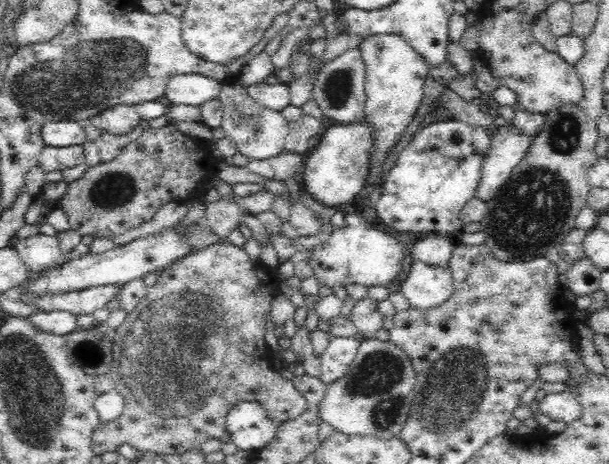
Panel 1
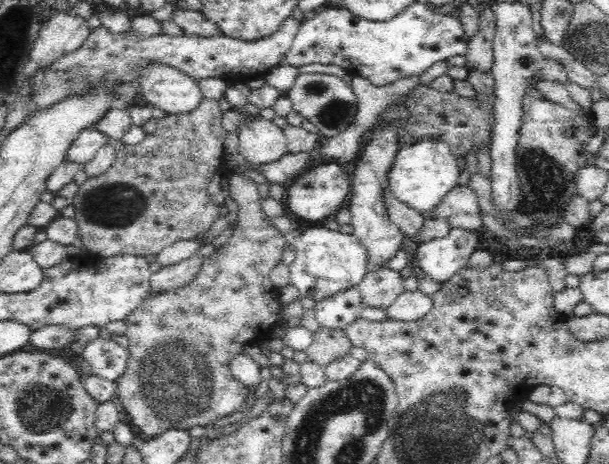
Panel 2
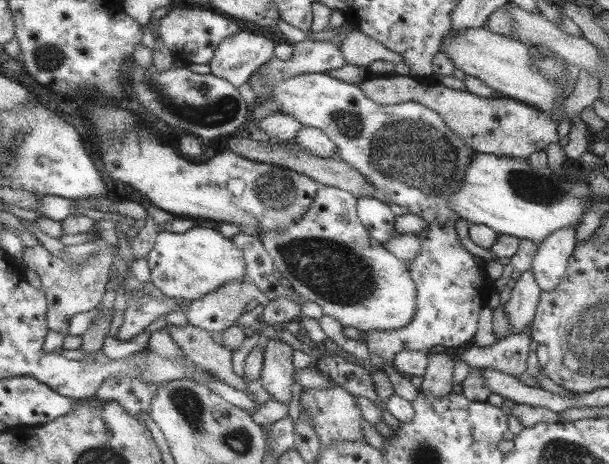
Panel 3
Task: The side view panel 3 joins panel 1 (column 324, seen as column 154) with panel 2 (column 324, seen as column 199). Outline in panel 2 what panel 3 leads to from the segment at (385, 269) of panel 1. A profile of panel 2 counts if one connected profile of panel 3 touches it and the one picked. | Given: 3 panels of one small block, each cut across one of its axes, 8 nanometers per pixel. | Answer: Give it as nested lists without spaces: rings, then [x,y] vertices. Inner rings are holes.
[[[314,227],[295,235],[292,243],[295,258],[288,266],[289,282],[300,291],[300,296],[308,296],[315,301],[322,300],[358,285],[369,271],[366,249],[353,235]]]

